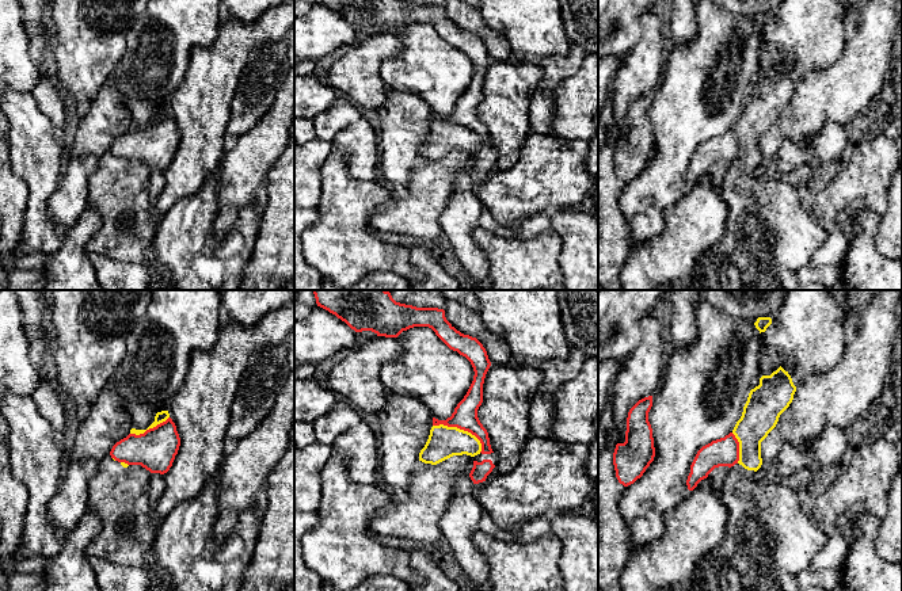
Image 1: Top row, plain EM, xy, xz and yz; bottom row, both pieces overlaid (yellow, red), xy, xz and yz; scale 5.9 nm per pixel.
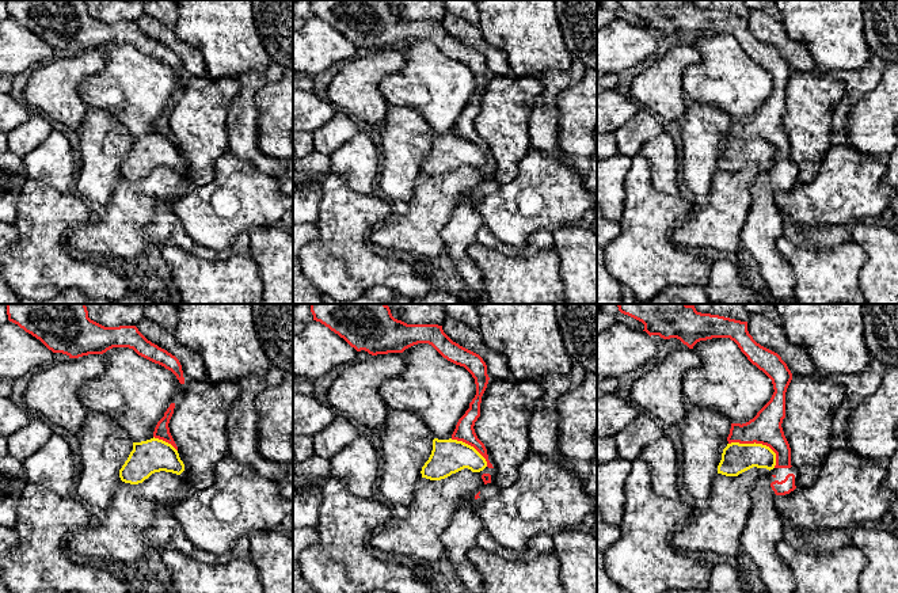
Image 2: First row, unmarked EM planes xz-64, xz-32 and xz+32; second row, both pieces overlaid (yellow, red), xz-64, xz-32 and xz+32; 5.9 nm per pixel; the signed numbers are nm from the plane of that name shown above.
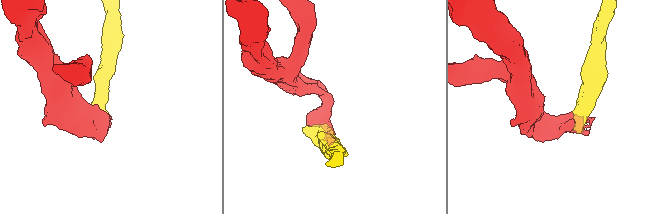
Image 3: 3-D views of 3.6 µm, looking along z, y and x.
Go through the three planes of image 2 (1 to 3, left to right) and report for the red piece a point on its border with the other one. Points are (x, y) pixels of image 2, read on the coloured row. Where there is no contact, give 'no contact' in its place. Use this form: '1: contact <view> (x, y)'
1: contact xz-64 (164, 441)
2: contact xz-32 (470, 445)
3: contact xz+32 (757, 444)

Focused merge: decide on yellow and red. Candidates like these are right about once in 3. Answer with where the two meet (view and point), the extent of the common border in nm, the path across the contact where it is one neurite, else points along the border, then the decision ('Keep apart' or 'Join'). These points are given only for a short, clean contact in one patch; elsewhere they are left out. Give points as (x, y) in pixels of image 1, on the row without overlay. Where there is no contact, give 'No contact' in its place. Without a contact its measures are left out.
Touches yellow at xz (461, 126). Shared border 340 nm. Keep apart

